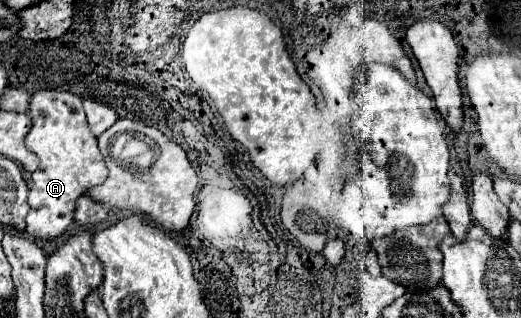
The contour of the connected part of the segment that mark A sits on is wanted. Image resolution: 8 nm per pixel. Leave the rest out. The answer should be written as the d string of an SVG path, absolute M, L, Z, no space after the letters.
M39 90L33 94L29 116L33 118L33 128L25 144L39 156L41 164L31 176L27 234L37 240L55 240L63 236L73 222L77 198L87 194L89 188L105 182L107 168L97 148L97 138L87 126L79 96L59 90Z

